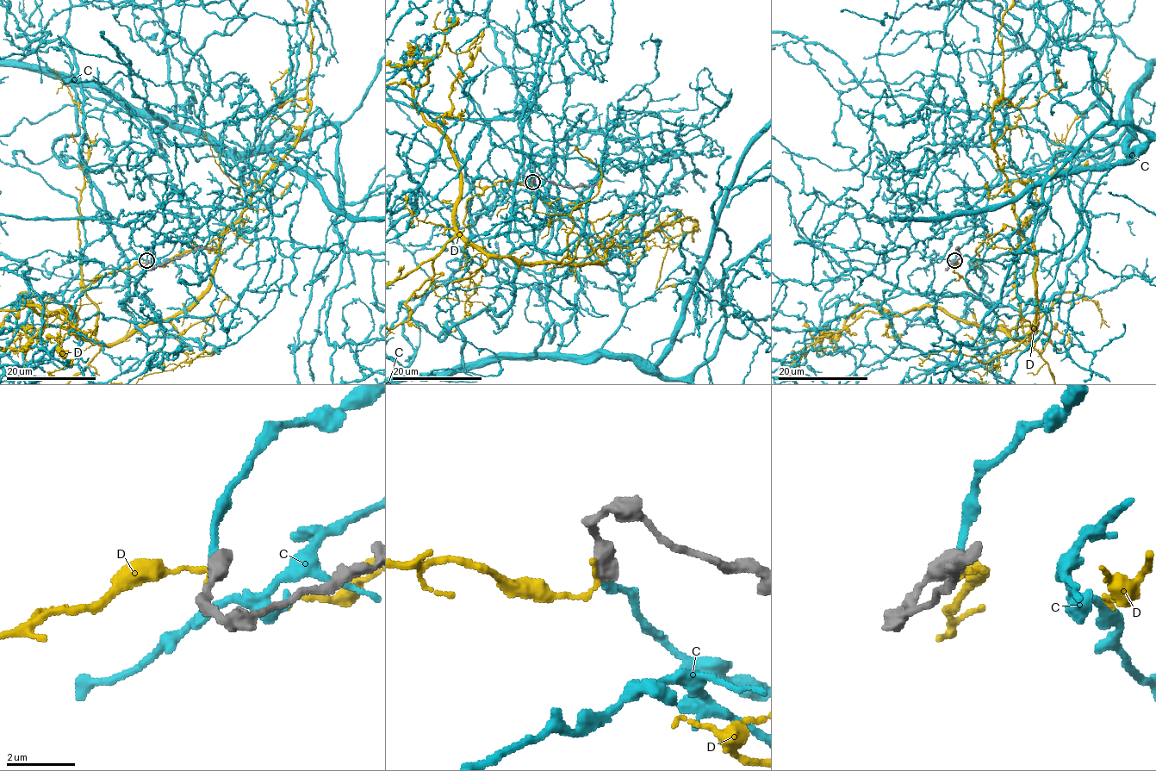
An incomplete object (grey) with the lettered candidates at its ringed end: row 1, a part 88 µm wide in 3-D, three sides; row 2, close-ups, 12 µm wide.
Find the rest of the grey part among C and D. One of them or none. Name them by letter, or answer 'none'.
C

